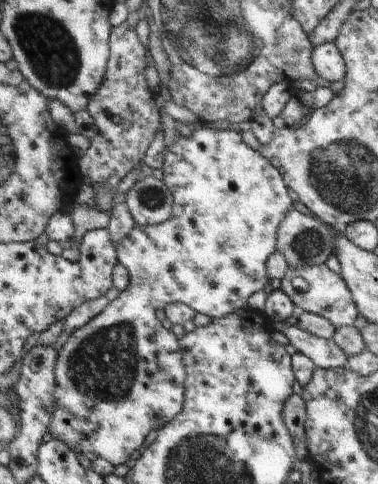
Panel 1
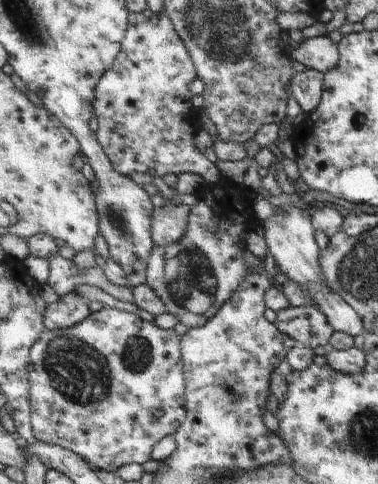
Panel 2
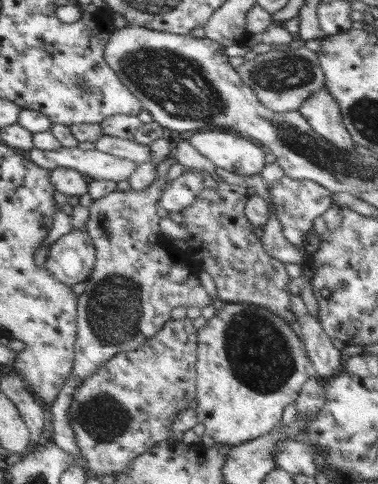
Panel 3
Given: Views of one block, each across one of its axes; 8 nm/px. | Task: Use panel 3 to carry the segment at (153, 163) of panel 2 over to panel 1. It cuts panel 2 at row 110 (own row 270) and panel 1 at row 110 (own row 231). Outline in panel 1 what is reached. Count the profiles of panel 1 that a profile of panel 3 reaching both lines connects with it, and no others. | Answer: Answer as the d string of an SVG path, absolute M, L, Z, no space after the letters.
M125 22L119 28L113 28L111 50L109 72L87 108L99 134L91 138L91 146L81 158L81 172L93 182L93 186L109 186L115 190L133 168L141 166L149 144L161 128L161 110L155 100L157 94L151 94L145 80L147 50L139 42L133 26Z

